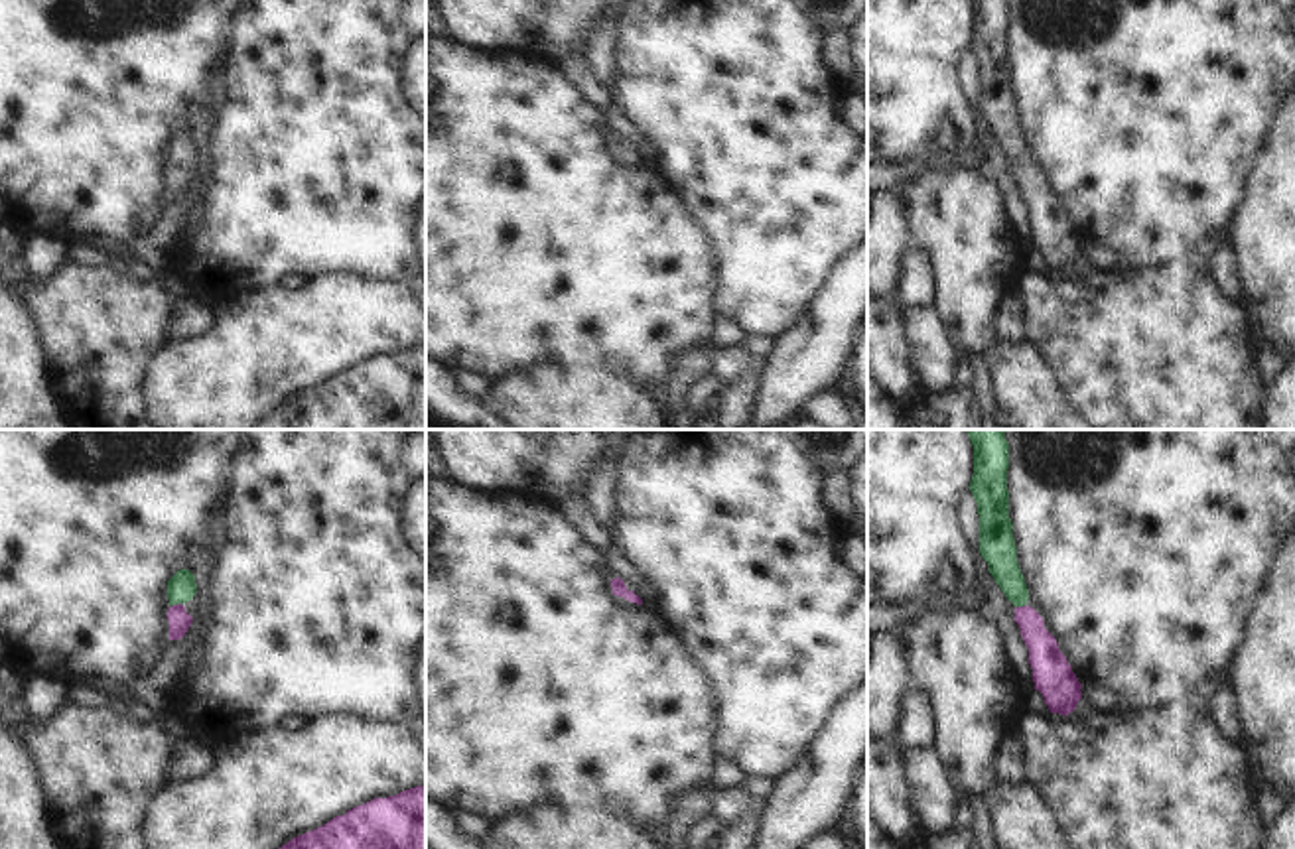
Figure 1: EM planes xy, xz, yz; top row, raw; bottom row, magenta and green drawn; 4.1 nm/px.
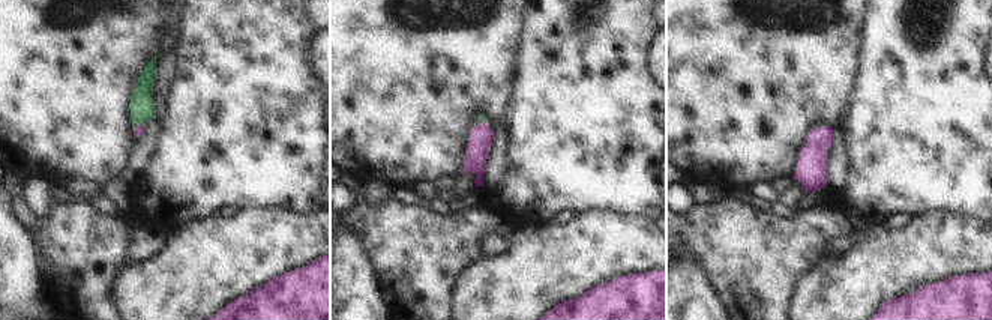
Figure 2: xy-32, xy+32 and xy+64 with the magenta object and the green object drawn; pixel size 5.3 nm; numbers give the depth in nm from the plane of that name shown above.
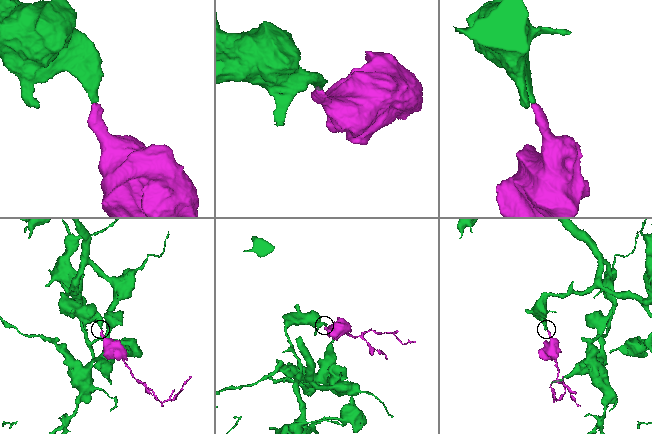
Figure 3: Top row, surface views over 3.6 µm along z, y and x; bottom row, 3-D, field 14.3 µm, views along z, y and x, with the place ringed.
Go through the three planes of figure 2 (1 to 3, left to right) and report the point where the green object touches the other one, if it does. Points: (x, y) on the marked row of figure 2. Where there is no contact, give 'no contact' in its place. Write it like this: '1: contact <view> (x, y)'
1: no contact
2: no contact
3: no contact

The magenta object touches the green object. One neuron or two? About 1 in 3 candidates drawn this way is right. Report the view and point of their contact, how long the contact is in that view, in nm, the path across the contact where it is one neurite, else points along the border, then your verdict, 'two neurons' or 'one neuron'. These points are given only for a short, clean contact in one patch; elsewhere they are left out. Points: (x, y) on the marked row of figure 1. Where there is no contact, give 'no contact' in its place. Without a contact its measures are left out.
meets magenta in xy at (176, 605); contact 50 nm long; runs through xy (180, 621), (176, 605), (182, 587); one neuron

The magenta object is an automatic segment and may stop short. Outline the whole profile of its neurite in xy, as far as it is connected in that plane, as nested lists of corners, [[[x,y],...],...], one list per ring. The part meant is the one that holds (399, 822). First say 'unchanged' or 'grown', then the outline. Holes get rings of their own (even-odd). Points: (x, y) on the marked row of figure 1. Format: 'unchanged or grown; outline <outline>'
unchanged; outline [[[426,784],[357,806],[280,849],[426,849]]]

